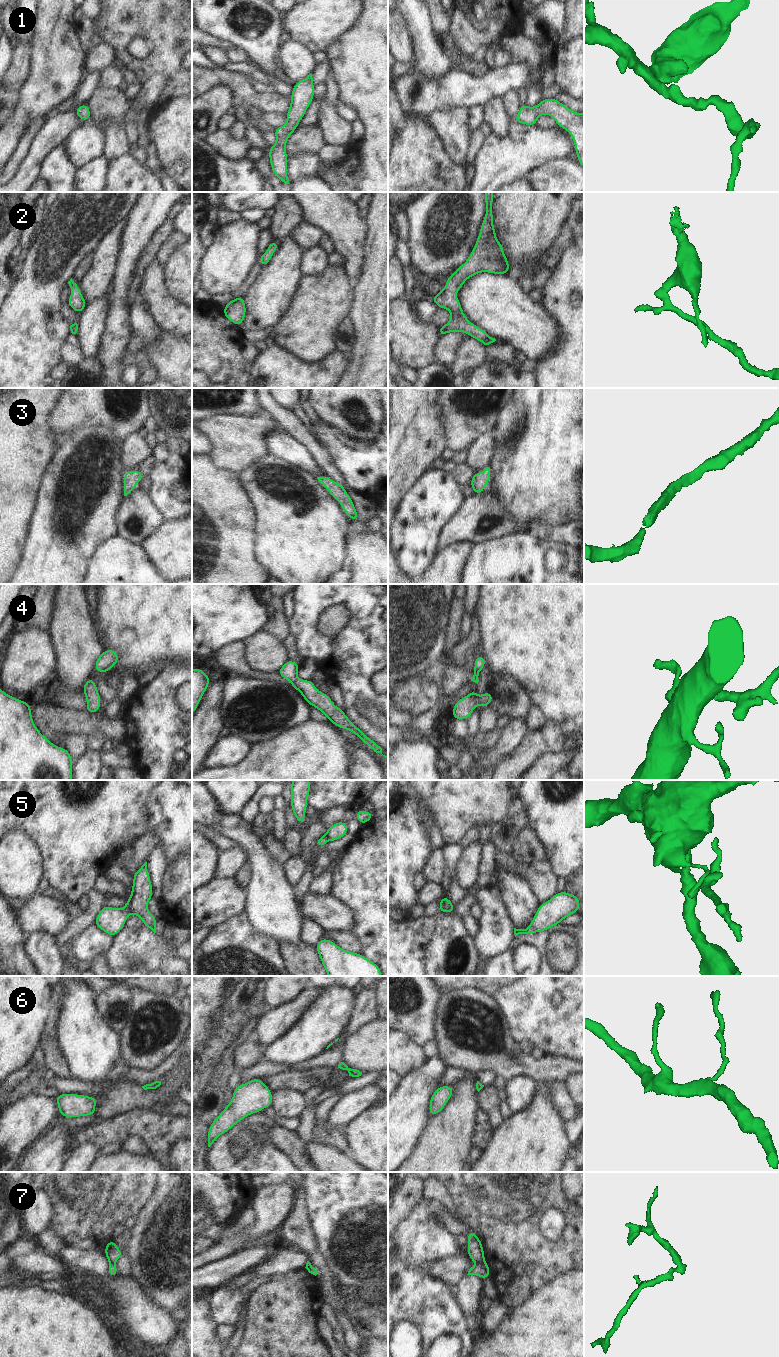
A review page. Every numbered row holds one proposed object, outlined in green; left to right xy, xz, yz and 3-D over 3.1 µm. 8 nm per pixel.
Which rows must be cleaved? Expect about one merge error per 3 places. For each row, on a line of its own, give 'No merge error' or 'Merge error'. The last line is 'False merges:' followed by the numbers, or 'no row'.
1: No merge error
2: No merge error
3: No merge error
4: No merge error
5: Merge error
6: No merge error
7: Merge error
False merges: 5, 7

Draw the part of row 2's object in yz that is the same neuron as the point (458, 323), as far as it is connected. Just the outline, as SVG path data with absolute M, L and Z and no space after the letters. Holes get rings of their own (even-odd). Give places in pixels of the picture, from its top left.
M484 192L486 212L480 227L480 233L476 244L467 261L459 266L453 274L447 277L446 287L431 300L441 309L447 309L451 313L450 321L440 326L438 335L444 336L449 332L464 332L484 345L496 341L483 329L471 323L462 311L459 299L455 296L465 281L481 272L492 274L507 274L510 271L509 262L504 254L503 246L496 238L493 225L493 196L494 192Z

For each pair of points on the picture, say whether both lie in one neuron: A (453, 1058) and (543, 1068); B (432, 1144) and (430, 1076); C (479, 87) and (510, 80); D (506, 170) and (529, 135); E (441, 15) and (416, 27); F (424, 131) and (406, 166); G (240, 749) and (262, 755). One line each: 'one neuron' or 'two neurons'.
A: one neuron
B: two neurons
C: one neuron
D: one neuron
E: two neurons
F: one neuron
G: two neurons

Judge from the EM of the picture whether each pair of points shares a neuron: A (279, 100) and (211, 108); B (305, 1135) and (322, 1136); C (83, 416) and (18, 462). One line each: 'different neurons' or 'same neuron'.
A: different neurons
B: different neurons
C: different neurons

